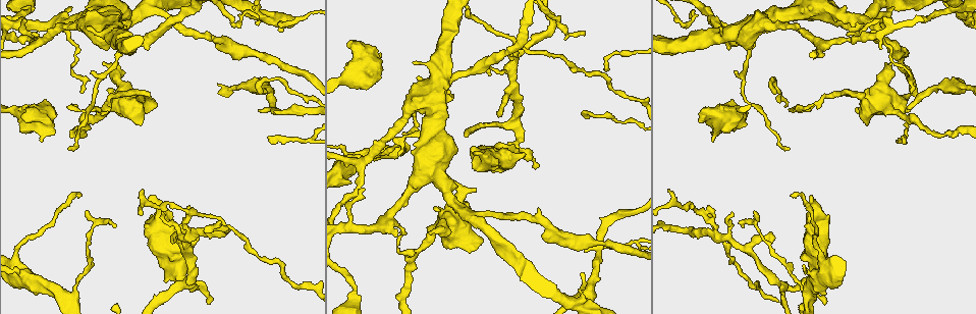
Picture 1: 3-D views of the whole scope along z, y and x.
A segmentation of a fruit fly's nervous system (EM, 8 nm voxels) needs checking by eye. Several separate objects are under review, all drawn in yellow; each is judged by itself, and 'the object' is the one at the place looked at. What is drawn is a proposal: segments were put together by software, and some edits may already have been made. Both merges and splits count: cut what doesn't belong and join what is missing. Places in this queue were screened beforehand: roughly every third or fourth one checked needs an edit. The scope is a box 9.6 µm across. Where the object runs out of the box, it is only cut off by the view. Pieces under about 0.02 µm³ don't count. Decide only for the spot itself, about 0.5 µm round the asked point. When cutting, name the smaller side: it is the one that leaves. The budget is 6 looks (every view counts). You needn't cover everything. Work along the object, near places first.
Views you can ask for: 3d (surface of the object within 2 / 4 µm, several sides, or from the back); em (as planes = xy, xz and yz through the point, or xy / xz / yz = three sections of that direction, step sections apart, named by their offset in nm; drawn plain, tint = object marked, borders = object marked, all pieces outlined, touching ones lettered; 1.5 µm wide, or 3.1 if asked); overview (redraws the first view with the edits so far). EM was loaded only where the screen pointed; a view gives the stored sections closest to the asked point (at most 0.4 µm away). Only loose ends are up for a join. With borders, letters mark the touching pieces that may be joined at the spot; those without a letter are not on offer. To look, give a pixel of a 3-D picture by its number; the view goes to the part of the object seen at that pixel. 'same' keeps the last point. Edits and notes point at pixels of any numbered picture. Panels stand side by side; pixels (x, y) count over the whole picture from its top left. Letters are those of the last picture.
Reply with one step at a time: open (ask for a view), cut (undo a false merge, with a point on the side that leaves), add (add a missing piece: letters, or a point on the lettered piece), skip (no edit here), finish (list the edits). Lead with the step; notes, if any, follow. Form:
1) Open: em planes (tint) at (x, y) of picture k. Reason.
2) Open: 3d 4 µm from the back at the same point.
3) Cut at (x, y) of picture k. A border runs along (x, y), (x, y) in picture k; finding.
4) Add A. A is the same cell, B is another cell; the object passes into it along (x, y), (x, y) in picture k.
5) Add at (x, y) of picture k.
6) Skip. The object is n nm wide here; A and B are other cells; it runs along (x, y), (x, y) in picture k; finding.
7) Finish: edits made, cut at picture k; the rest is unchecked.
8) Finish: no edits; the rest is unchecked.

Open: 3d 4 µm at (775, 238) of picture 1. Free end.

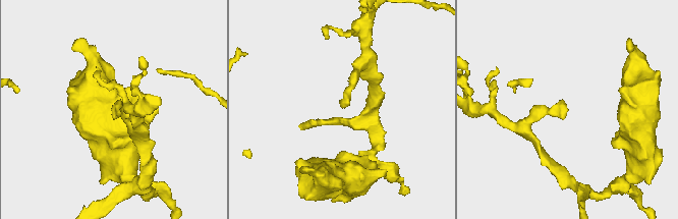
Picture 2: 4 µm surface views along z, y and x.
Open: em planes (borders) at (344, 104) of picture 2.

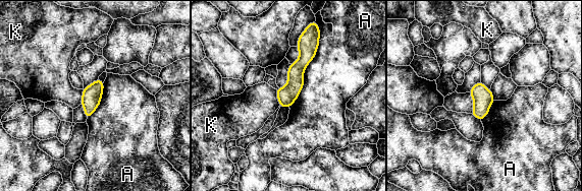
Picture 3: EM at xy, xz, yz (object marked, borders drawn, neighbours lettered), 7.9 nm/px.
Skip. The object is 150 nm wide here; A and K are other cells; it runs along (304, 39), (304, 60), (284, 105) in picture 3; no lettered piece goes on from it.

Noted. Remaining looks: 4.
Open: 3d 4 µm at (791, 196) of picture 1. Thin end.

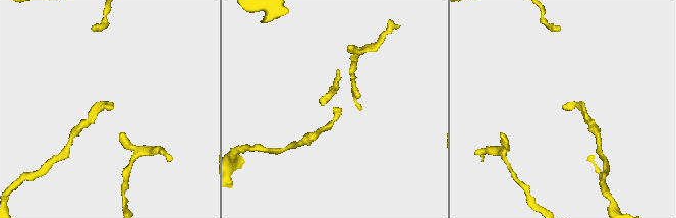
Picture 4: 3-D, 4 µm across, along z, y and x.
Open: em planes (borders) at (110, 110) of picture 4. Now the EM.

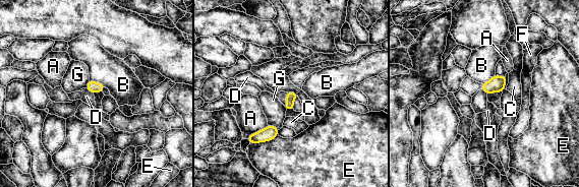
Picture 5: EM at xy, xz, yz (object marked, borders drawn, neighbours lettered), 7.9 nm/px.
Skip. The object is 80 nm wide here; the longest contact is with E, 240 nm; A, B, C, D, E, F and G are other cells; none of them fits.

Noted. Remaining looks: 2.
Open: em xz step 4 (tint) at (475, 190) of picture 1. Free end.

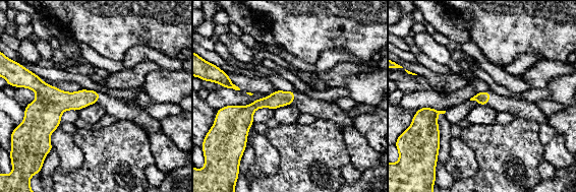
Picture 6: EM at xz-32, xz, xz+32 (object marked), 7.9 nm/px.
Open: em xz step 4 (borders) at the same point. See the neighbours.

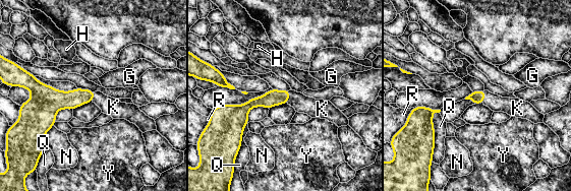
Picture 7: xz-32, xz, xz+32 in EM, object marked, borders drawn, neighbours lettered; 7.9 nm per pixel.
Add K. K is the same cell, G, H, N, Q, R and Y are other cells; the object passes into it along (273, 98), (289, 96), (315, 108) in picture 7; the cell continues.

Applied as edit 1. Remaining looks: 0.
Finish: edits made, add at picture 7; the rest is unchecked.

